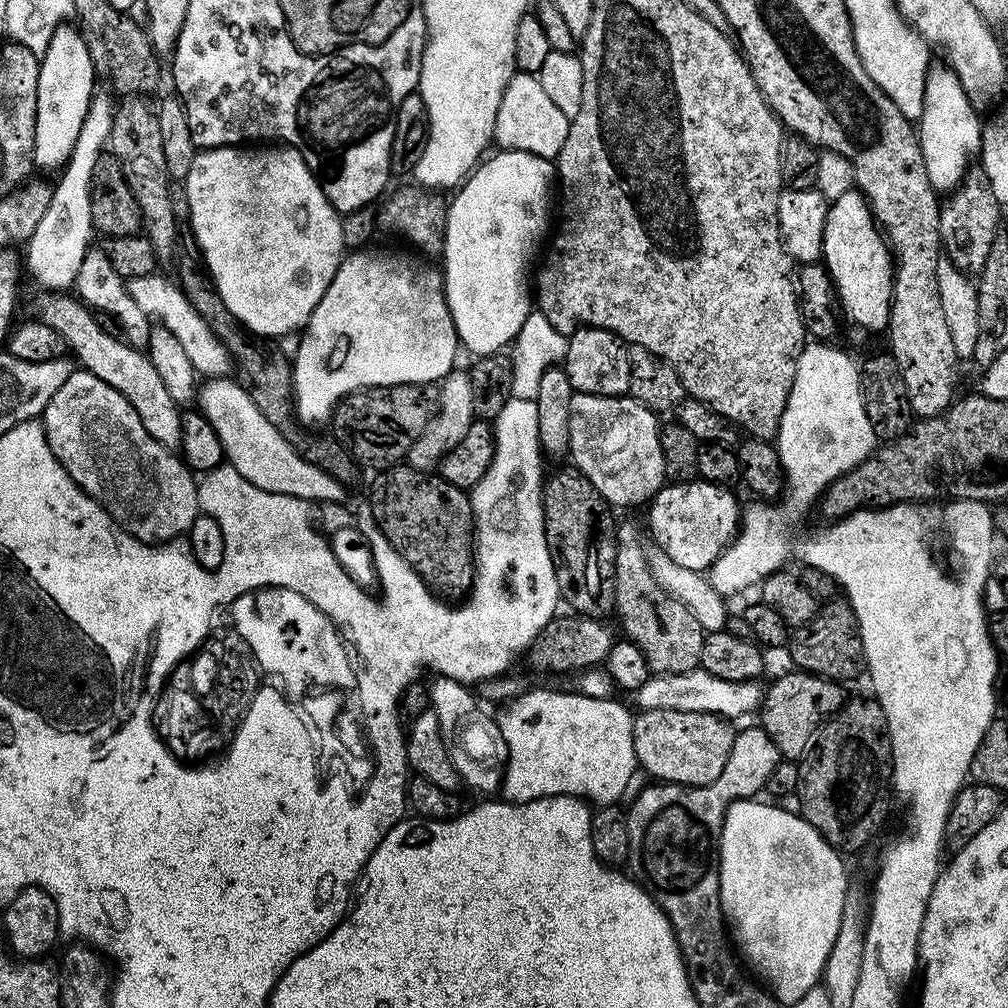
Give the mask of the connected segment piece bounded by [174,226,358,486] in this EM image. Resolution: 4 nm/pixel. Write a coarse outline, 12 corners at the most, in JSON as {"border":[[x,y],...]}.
{"border":[[191,227],[175,279],[235,379],[310,464],[348,486],[353,453],[294,423],[292,360],[222,302]]}

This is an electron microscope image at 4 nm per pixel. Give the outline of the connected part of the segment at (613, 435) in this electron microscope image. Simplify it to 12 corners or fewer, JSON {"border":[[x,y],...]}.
{"border":[[576,392],[568,452],[614,508],[665,487],[657,413]]}

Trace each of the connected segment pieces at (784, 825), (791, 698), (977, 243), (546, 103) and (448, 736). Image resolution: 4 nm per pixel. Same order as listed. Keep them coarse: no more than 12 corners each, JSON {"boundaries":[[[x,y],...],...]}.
{"boundaries":[[[736,800],[720,908],[777,998],[817,987],[850,876],[803,815]],[[791,671],[763,689],[758,724],[799,761],[846,702],[843,687]],[[979,171],[940,204],[951,267],[979,273],[1001,205]],[[517,71],[502,94],[495,143],[559,157],[570,118],[539,75]],[[433,679],[430,708],[461,781],[502,784],[497,721],[456,680]]]}

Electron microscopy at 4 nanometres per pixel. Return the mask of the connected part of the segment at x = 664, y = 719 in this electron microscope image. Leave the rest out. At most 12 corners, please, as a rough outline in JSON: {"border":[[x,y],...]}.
{"border":[[640,710],[637,765],[665,784],[713,784],[736,732],[723,716]]}

